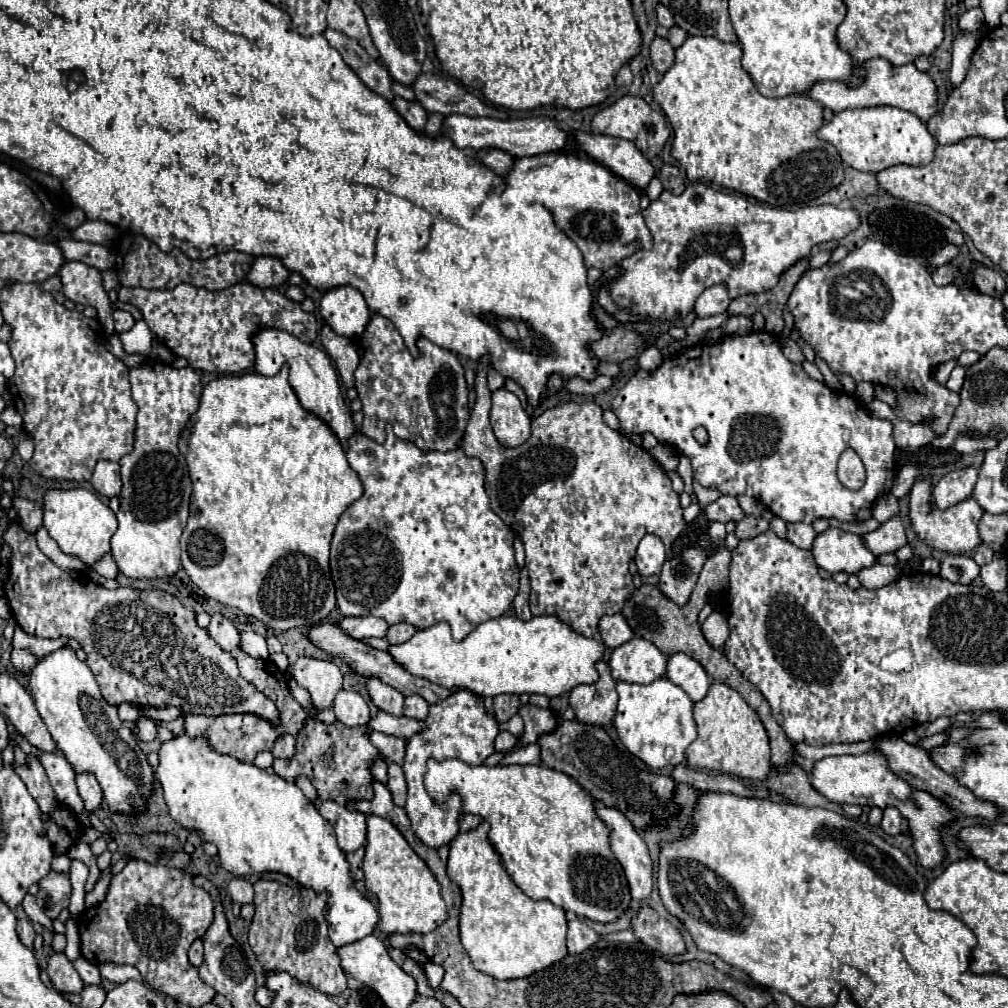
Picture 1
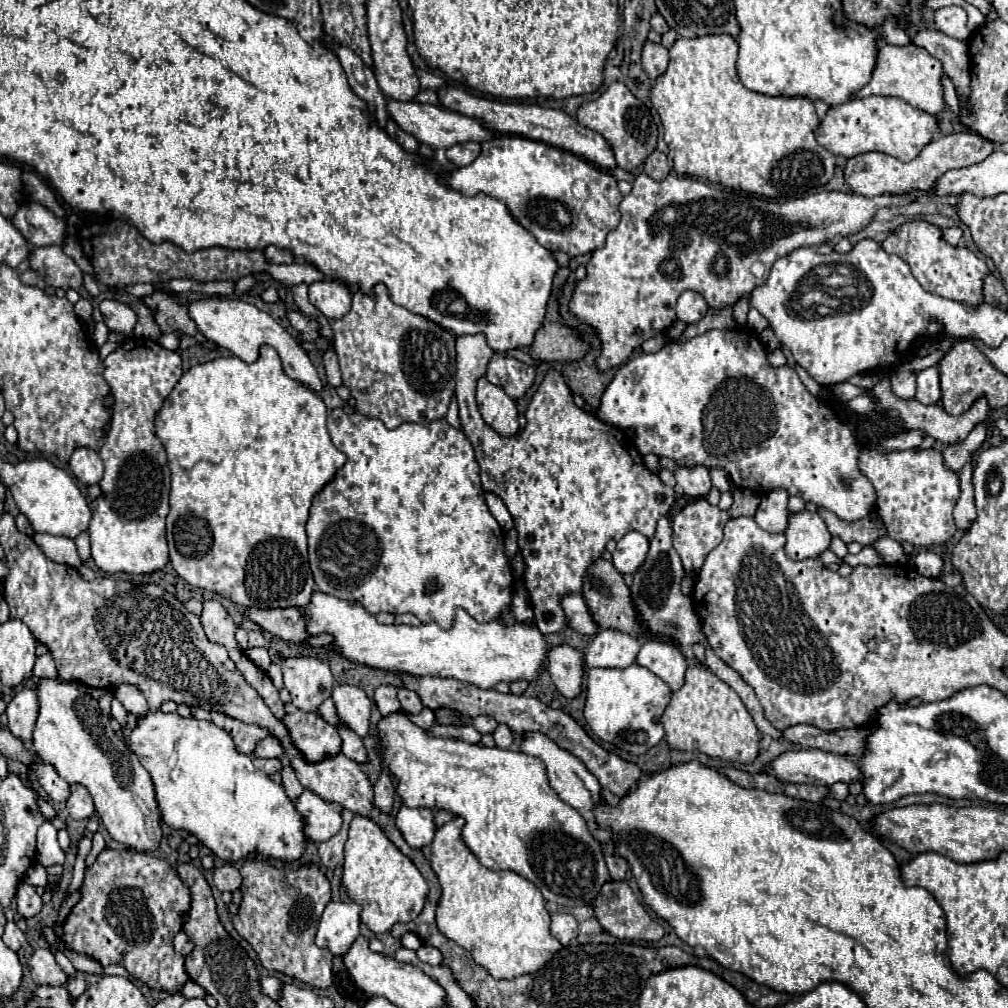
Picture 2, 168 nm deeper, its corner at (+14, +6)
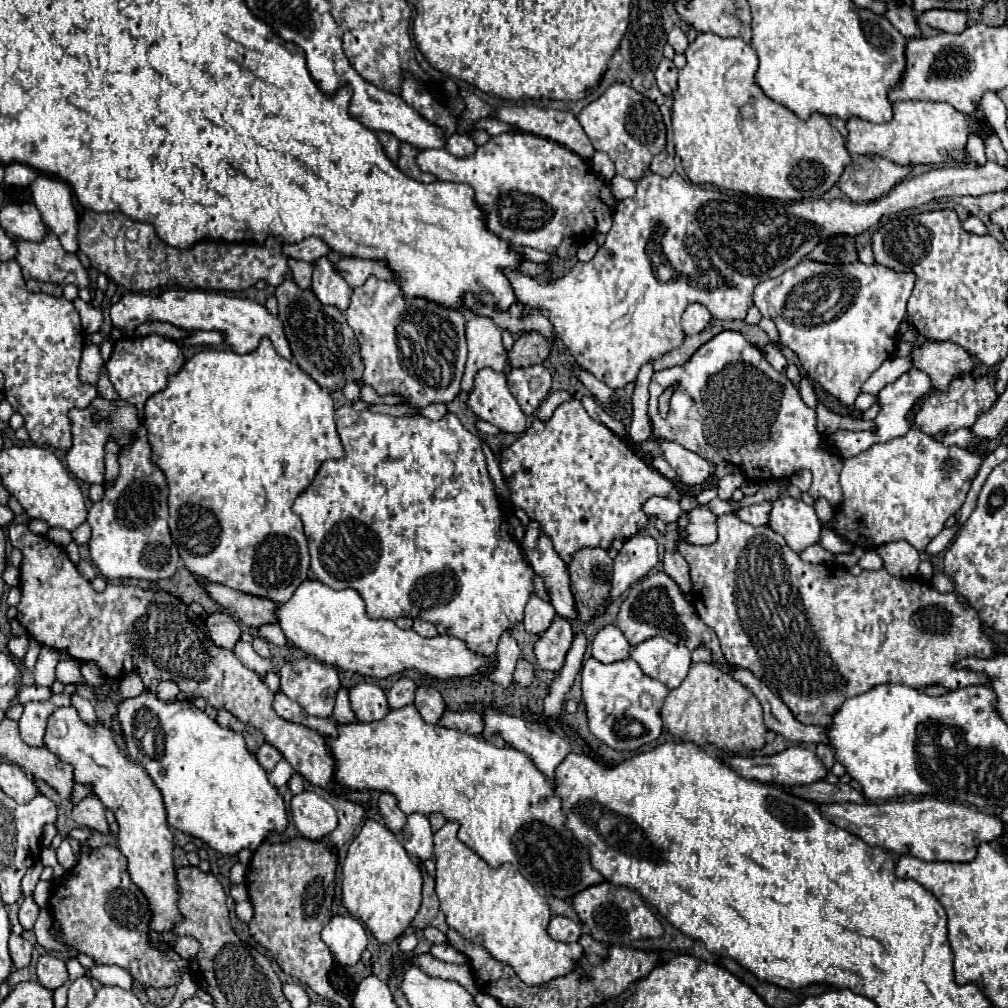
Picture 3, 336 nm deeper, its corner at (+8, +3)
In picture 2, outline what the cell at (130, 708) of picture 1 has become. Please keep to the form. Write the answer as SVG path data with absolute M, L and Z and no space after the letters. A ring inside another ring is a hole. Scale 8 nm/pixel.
M135 685L117 687L115 689L115 699L119 699L123 703L123 707L137 717L145 717L145 713L149 711L149 705L147 705L143 693Z

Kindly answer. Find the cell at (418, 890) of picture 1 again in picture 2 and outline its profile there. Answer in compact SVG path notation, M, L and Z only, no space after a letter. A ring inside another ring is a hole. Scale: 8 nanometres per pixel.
M355 815L349 825L349 839L345 843L343 885L349 897L363 907L361 921L373 933L385 933L395 923L409 923L419 917L425 907L429 887L419 869L405 857L369 817Z

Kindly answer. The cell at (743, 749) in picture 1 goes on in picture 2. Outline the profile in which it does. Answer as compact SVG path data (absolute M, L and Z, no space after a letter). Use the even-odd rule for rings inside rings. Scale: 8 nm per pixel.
M691 665L685 673L685 685L673 693L663 717L665 737L671 749L701 751L727 763L753 763L757 757L757 727L739 695L729 689L707 665Z

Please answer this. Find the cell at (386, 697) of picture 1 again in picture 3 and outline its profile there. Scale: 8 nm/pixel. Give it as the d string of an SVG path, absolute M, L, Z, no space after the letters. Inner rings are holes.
M399 678L391 690L387 692L387 698L389 698L389 706L391 708L403 708L407 704L411 704L415 700L415 682L411 678Z

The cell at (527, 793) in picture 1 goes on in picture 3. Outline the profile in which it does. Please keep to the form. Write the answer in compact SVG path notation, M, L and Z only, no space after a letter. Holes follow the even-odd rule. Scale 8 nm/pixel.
M409 704L409 706L405 706L405 708L399 708L399 710L391 710L391 712L385 716L385 720L379 720L379 722L367 722L367 724L363 724L363 722L351 722L351 724L337 724L337 728L339 728L339 734L337 734L335 738L327 740L327 748L329 748L329 752L331 752L333 760L335 760L335 774L333 774L333 778L335 778L335 782L337 782L339 786L343 786L343 788L347 788L347 790L379 790L379 792L391 792L391 794L397 798L399 808L401 808L407 816L413 814L413 812L419 812L419 814L441 812L447 820L457 820L457 822L461 824L457 838L459 838L463 844L467 844L473 852L477 852L477 854L479 854L489 866L493 866L493 868L501 866L505 860L511 862L511 864L515 864L515 866L519 868L519 872L521 872L537 890L541 890L543 894L545 894L545 890L547 890L547 894L551 894L551 896L557 896L557 898L561 898L561 900L569 900L575 892L585 890L585 888L589 888L589 886L593 886L593 884L603 882L603 876L601 876L601 874L591 866L591 862L589 862L589 852L587 852L587 850L571 836L571 832L567 832L567 828L563 826L563 824L565 824L565 816L563 816L563 812L561 812L561 800L553 794L551 782L535 768L535 764L531 762L531 758L525 756L523 752L519 752L519 750L515 750L515 748L511 748L511 746L497 748L497 746L493 746L491 742L481 740L481 738L471 736L471 734L465 734L465 732L461 732L461 730L453 730L453 728L445 728L445 726L427 724L427 722L421 718L421 714L417 712L417 708L415 708L413 704Z

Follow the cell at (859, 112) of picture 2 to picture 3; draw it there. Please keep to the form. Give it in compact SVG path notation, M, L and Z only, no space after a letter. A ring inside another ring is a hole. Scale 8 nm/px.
M897 102L895 104L895 116L891 122L885 124L871 124L861 118L851 118L847 122L849 138L847 138L847 150L857 154L877 154L883 156L895 164L901 166L915 166L915 164L943 164L943 162L965 162L965 144L967 136L977 132L983 140L987 138L987 132L983 132L983 116L981 112L975 114L963 114L947 102Z

